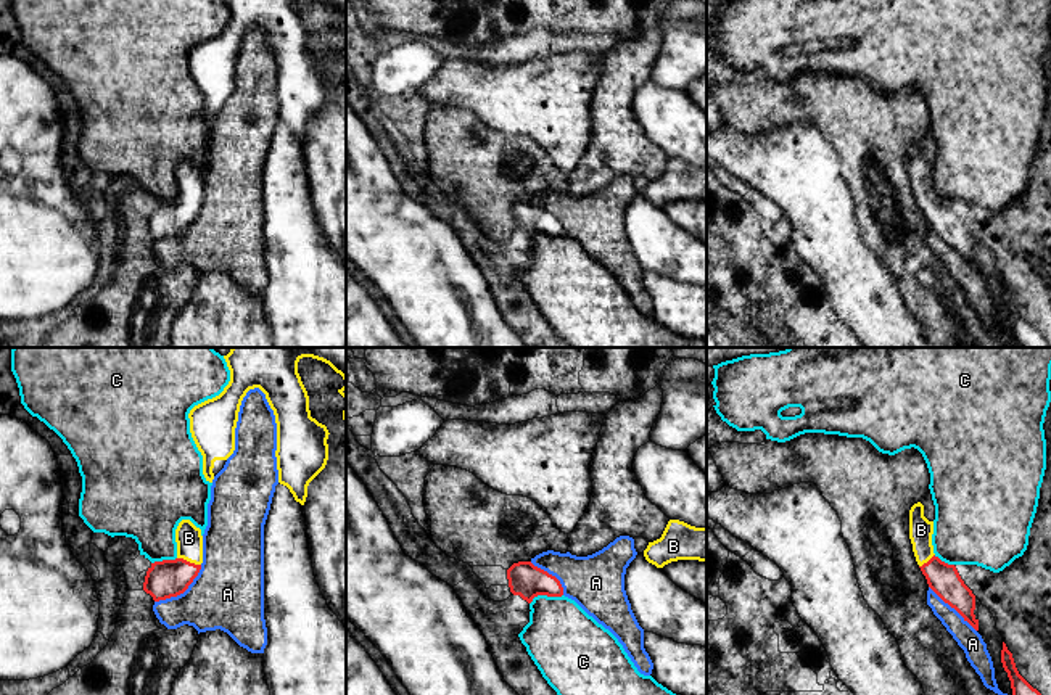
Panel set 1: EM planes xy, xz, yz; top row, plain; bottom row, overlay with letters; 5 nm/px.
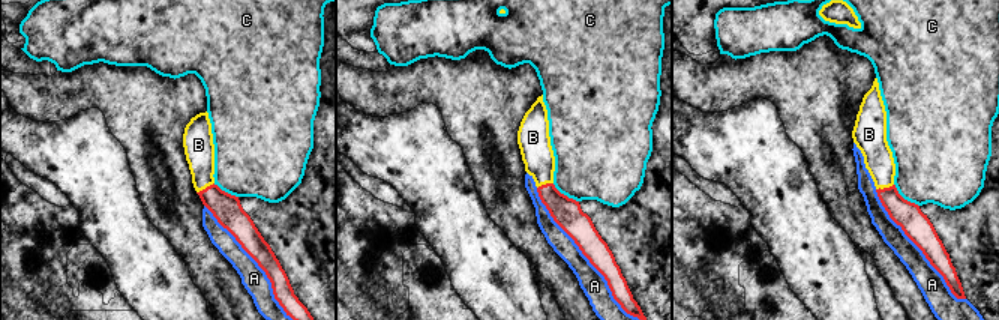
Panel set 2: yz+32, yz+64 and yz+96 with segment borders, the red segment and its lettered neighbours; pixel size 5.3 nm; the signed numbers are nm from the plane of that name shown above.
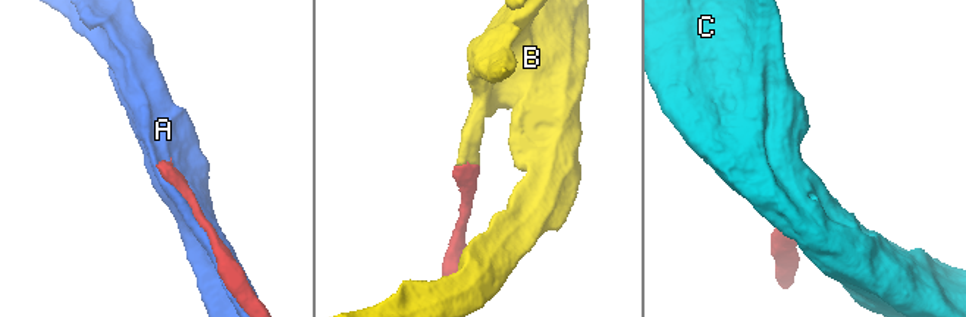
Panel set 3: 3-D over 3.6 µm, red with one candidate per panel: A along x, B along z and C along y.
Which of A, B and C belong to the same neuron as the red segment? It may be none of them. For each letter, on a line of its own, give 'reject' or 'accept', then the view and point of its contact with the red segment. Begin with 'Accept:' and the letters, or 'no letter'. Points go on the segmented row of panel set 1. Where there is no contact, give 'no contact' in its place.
Accept: B
A: reject | xy (182, 592)
B: accept | xy (189, 562)
C: reject | xz (544, 594)

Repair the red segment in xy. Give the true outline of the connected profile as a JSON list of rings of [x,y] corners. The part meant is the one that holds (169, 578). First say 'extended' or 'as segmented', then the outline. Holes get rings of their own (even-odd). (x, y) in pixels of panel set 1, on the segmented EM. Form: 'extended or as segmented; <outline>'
extended; [[[190,520],[175,529],[177,558],[155,561],[146,571],[143,590],[155,602],[183,594],[198,576],[203,563],[203,536]]]

